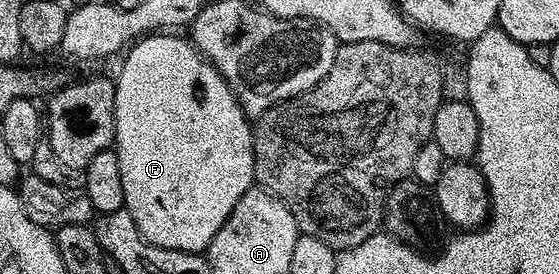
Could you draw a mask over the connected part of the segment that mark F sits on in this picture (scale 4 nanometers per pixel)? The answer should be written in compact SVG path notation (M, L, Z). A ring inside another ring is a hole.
M155 33L147 35L135 42L125 52L126 60L122 68L116 74L116 86L114 89L114 142L113 150L118 152L120 161L120 181L124 184L124 210L130 214L132 221L136 221L138 231L147 243L172 249L173 251L205 252L207 245L220 233L220 225L228 221L232 209L236 209L236 201L248 193L250 187L255 186L254 178L254 133L251 120L238 103L238 98L232 93L232 89L224 81L220 72L212 66L209 59L198 52L198 48L190 42L189 38L182 39L178 33Z

